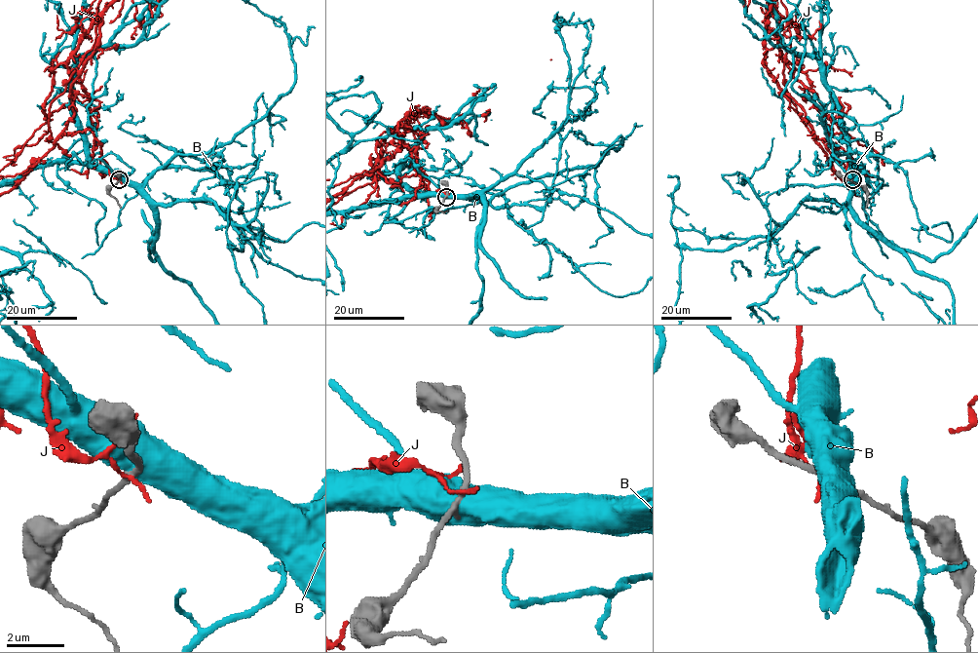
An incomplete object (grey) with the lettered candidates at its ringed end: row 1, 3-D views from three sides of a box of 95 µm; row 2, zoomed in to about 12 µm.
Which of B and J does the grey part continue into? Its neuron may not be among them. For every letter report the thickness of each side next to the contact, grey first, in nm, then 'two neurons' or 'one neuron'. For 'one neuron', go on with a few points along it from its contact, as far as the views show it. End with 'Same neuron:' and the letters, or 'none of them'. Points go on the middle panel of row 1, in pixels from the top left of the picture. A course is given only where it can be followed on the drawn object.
B: 200 nm thick on the grey side, 850 nm on the other; two neurons
J: 200 nm thick on the grey side, 150 nm on the other; two neurons
Same neuron: none of them

